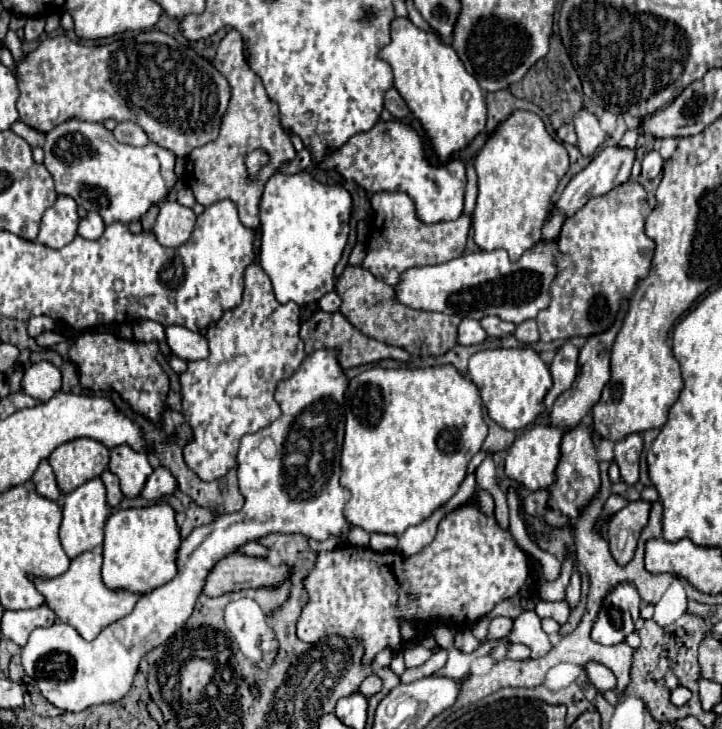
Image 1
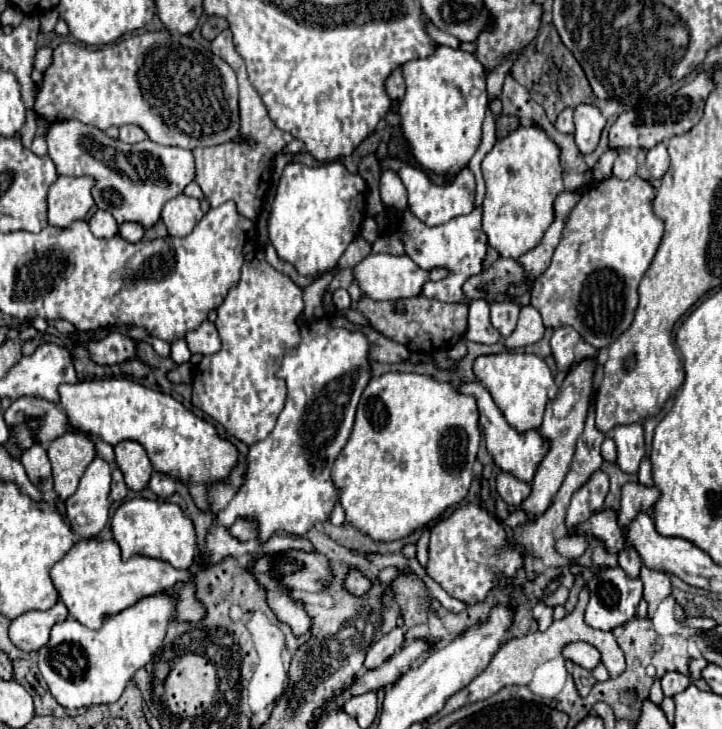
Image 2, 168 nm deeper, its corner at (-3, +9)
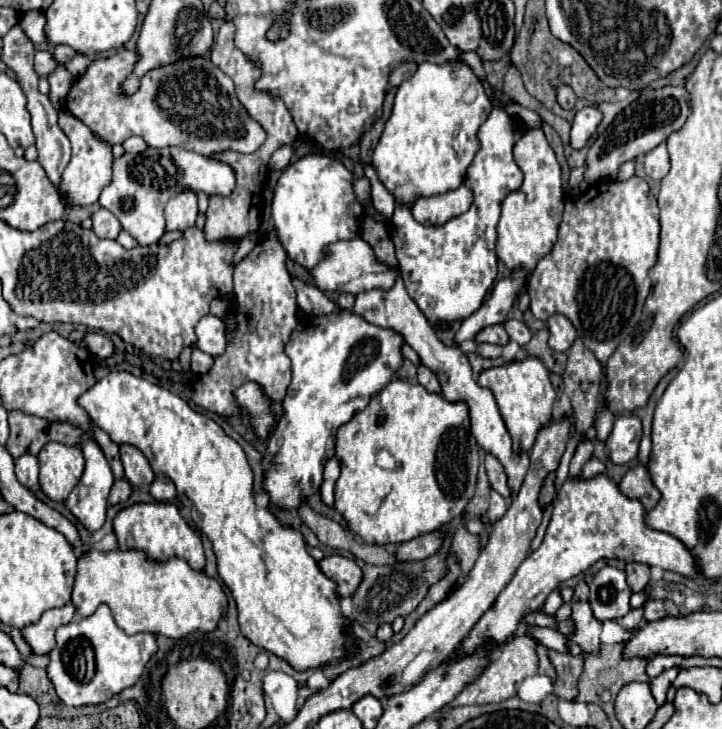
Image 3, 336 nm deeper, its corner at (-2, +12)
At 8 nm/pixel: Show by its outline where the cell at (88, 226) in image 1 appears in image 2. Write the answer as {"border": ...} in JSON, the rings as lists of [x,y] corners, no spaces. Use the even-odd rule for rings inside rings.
{"border":[[[98,209],[92,215],[92,219],[88,221],[88,225],[90,225],[90,231],[98,239],[108,239],[110,235],[114,235],[118,231],[118,223],[114,221],[114,217],[108,211],[102,211],[102,209]]]}

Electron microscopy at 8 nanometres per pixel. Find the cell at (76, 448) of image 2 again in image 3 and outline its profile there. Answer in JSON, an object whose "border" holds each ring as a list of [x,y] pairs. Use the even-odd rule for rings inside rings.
{"border":[[[49,442],[37,458],[41,492],[53,502],[65,502],[83,474],[83,452],[77,446]]]}

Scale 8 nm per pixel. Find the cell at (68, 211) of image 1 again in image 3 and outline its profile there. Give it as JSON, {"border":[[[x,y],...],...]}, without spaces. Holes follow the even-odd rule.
{"border":[[[59,110],[57,114],[59,118],[59,128],[65,132],[65,136],[71,142],[71,160],[63,172],[63,182],[61,188],[65,188],[65,194],[69,196],[69,204],[71,206],[87,206],[99,200],[101,190],[111,184],[111,172],[113,172],[113,152],[111,152],[111,144],[101,142],[99,138],[93,136],[93,132],[79,120],[75,118],[71,112],[67,110]]]}

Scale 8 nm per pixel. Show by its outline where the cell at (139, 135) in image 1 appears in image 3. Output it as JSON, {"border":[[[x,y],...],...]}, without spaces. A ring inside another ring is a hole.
{"border":[[[131,136],[129,140],[125,140],[123,148],[125,148],[125,152],[129,152],[129,154],[139,154],[139,152],[147,150],[147,144],[145,144],[145,140],[141,140],[139,136]]]}

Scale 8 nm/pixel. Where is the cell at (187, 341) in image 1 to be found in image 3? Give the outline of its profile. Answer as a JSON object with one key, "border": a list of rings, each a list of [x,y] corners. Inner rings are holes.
{"border":[[[207,314],[195,326],[197,332],[197,348],[211,356],[221,356],[227,348],[227,328],[225,322],[213,314]]]}

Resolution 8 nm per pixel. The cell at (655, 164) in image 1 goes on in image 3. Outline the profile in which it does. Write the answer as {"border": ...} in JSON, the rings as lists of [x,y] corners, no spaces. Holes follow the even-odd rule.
{"border":[[[665,142],[645,154],[645,172],[653,180],[661,180],[669,172],[669,154]]]}

